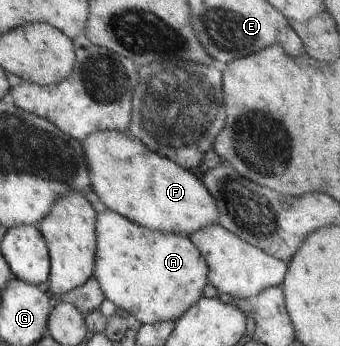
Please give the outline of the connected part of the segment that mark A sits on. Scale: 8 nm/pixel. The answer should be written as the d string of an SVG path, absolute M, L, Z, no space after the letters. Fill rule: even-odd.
M110 209L97 214L93 277L105 298L124 308L142 325L176 321L203 296L208 267L191 240L134 224Z

